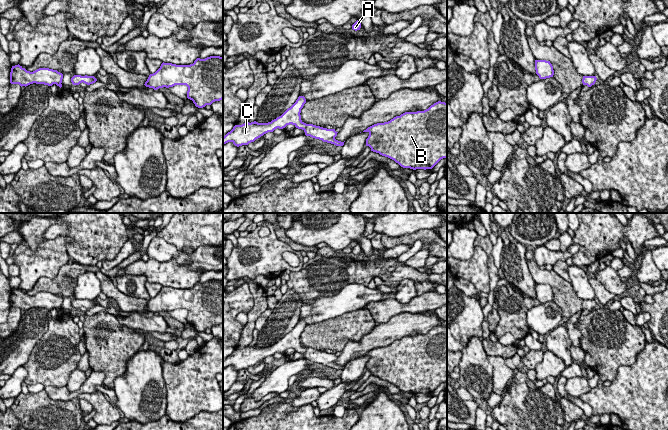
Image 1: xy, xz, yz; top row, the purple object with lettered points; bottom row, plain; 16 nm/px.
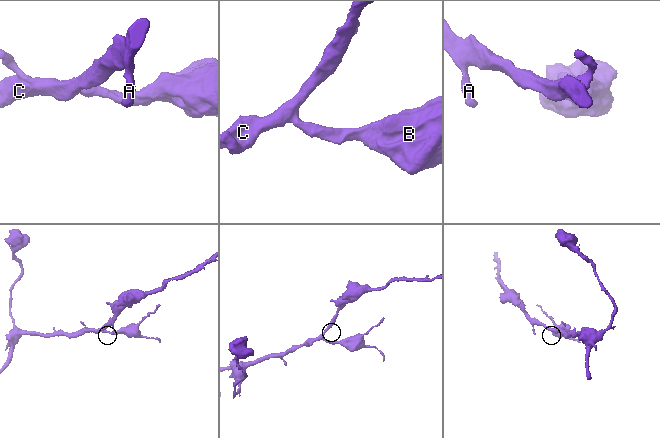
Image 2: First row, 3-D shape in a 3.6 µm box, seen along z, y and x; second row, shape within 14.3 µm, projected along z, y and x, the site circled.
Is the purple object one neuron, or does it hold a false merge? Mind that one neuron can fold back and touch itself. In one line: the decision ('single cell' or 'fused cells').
single cell

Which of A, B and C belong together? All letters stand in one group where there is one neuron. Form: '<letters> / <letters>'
A B C

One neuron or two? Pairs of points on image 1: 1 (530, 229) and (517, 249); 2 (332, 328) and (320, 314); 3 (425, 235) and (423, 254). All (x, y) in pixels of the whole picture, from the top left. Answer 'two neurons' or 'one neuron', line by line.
1: two neurons
2: two neurons
3: two neurons

